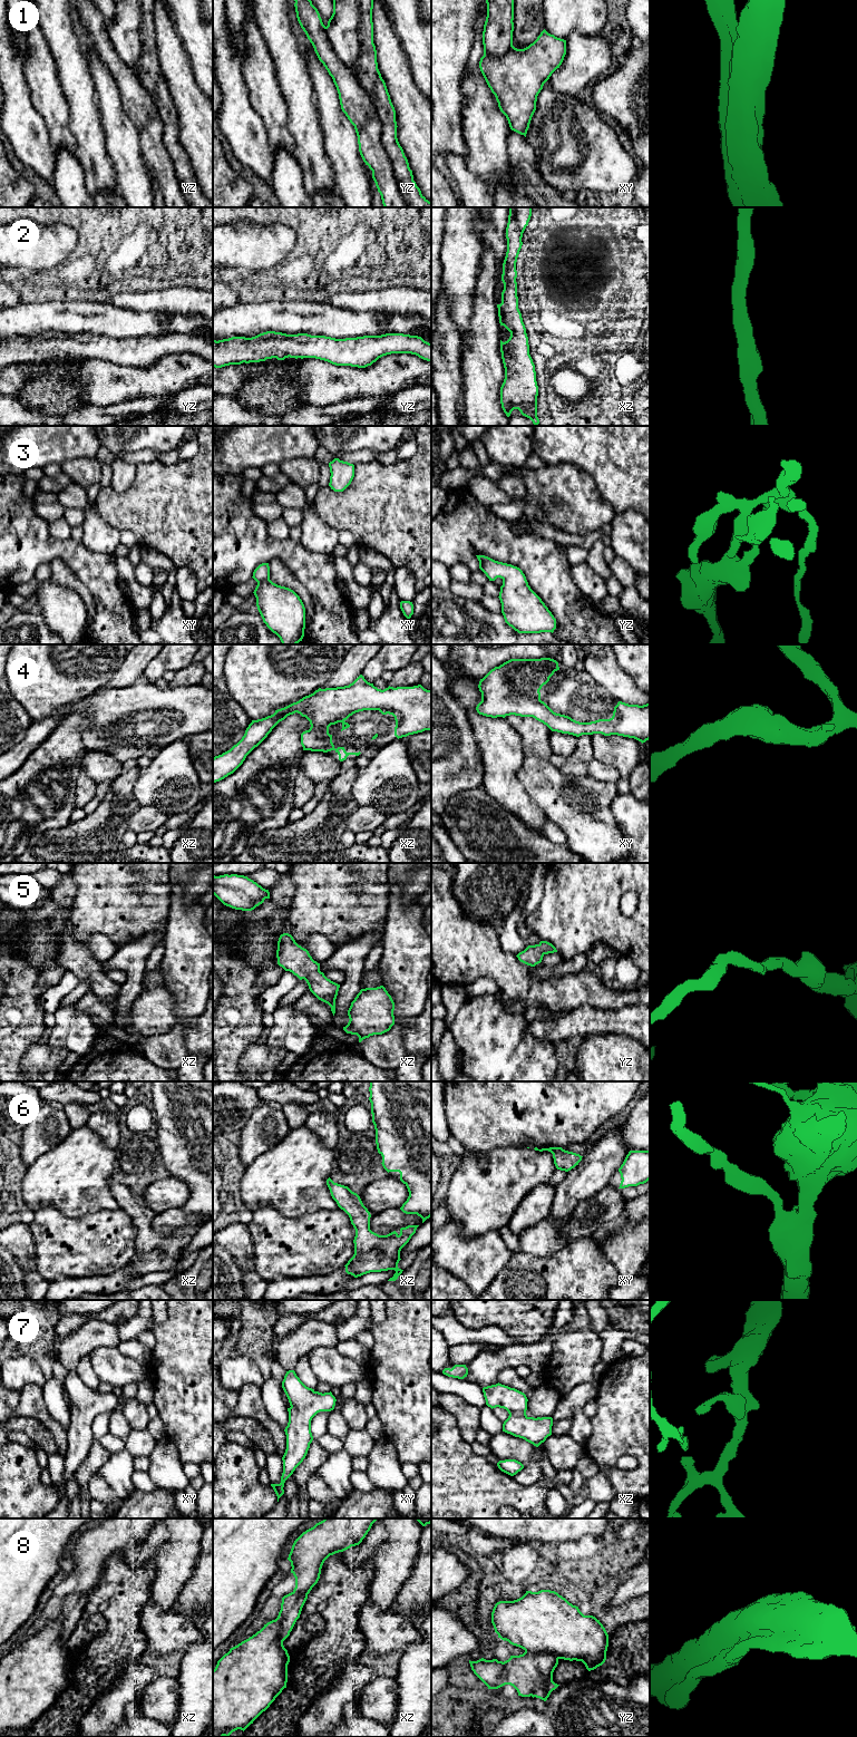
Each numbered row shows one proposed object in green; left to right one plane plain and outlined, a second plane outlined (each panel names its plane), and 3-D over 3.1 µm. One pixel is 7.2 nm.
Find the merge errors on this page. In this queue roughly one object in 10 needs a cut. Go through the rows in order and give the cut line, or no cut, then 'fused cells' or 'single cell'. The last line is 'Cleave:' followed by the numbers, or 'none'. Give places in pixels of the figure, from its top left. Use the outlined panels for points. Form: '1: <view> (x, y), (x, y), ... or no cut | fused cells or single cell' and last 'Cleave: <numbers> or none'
1: no cut | single cell
2: no cut | single cell
3: no cut | single cell
4: no cut | single cell
5: no cut | single cell
6: no cut | single cell
7: no cut | single cell
8: no cut | single cell
Cleave: none

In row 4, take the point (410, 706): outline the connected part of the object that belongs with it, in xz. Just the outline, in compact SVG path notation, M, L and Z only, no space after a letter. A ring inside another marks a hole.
M360 675L352 683L337 688L319 688L313 693L303 697L284 708L275 710L271 716L252 720L245 730L242 739L230 750L213 758L213 784L233 774L245 760L246 756L257 747L272 731L272 729L288 716L295 712L305 717L310 721L310 729L301 734L301 745L303 750L328 753L334 750L339 755L339 760L343 761L349 755L359 756L361 753L347 753L344 747L334 748L332 735L329 727L338 722L342 724L342 730L350 727L345 721L350 716L363 710L379 710L382 715L392 715L396 720L395 736L399 739L409 735L431 730L431 690L425 689L421 685L413 687L388 687L378 689L373 683L368 682Z

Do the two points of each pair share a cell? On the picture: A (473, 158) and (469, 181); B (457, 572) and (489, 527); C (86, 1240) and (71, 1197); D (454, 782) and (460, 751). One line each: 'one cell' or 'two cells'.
A: two cells
B: two cells
C: two cells
D: one cell

